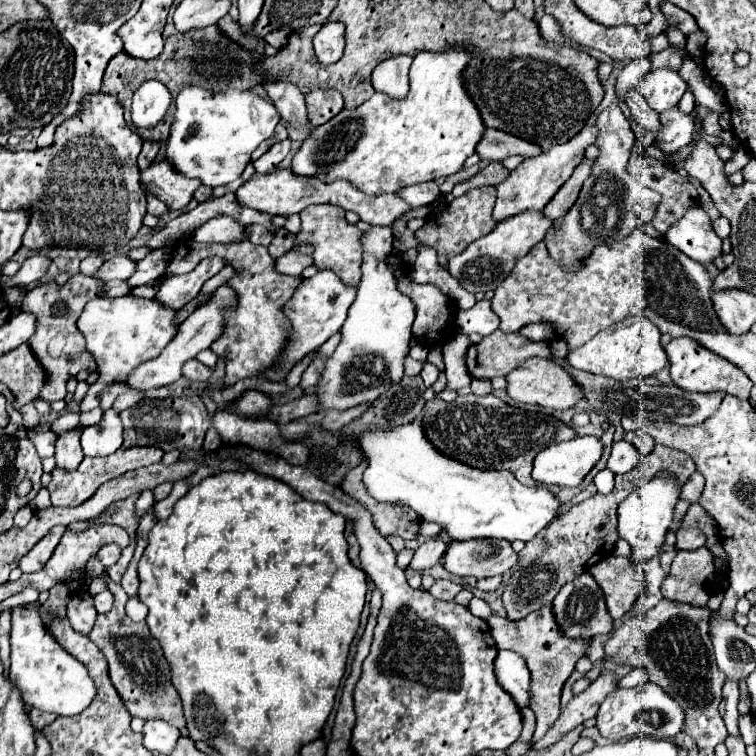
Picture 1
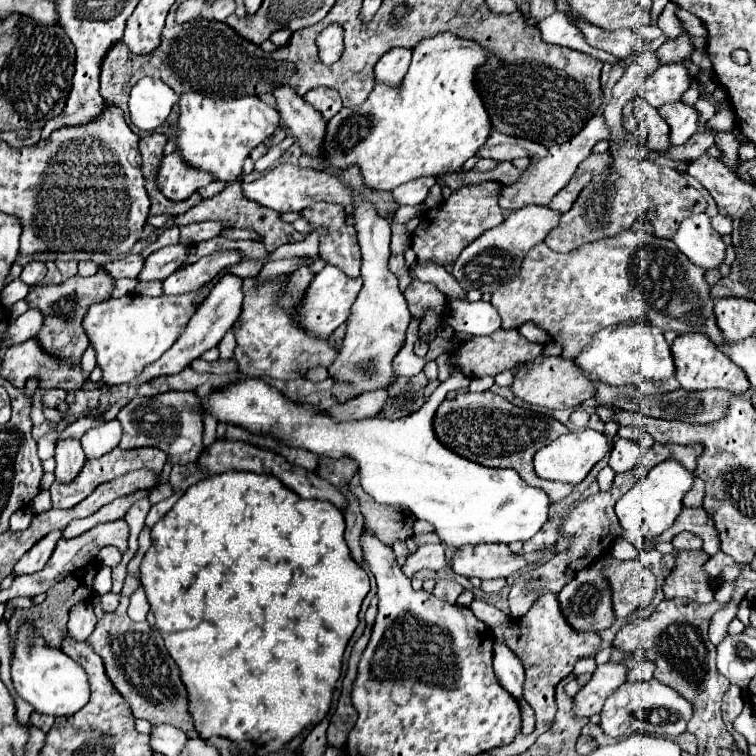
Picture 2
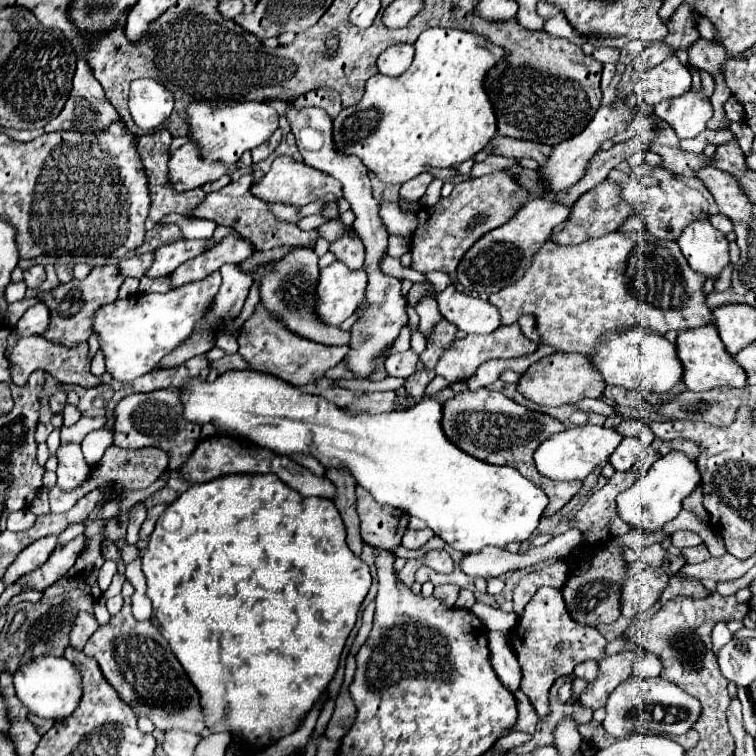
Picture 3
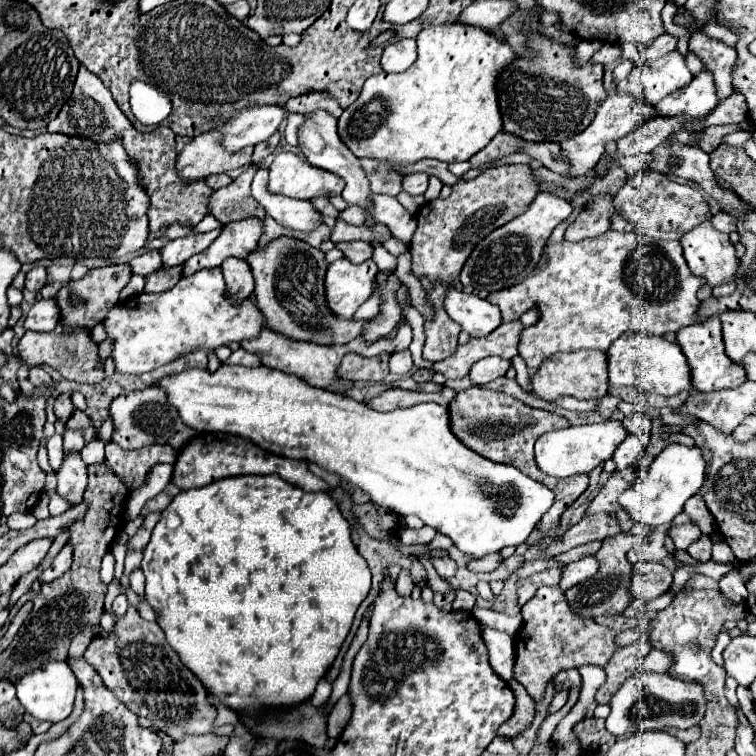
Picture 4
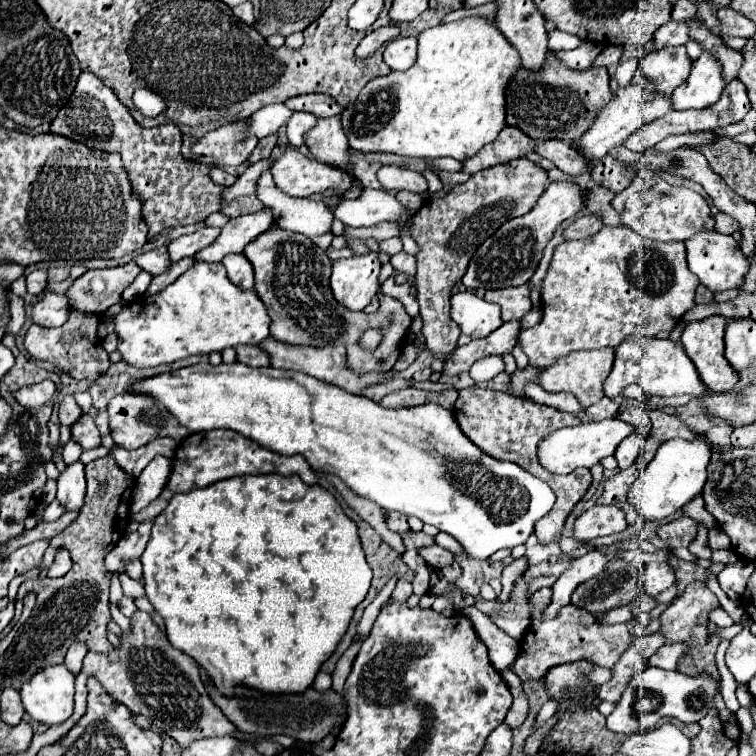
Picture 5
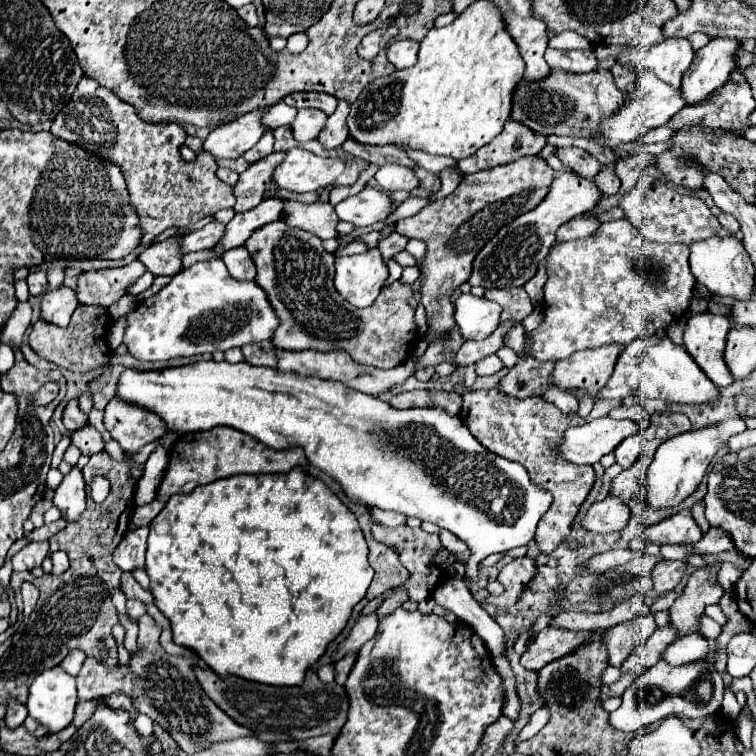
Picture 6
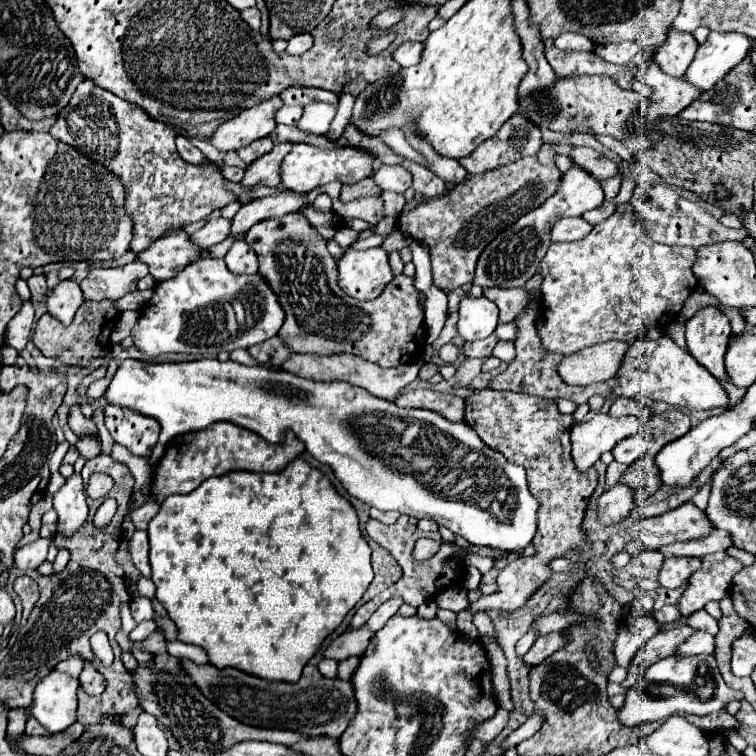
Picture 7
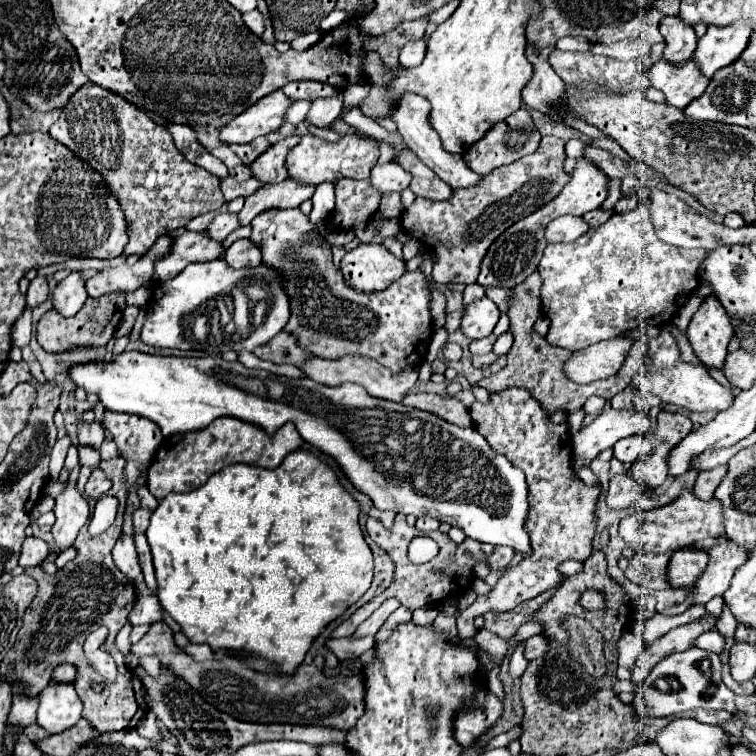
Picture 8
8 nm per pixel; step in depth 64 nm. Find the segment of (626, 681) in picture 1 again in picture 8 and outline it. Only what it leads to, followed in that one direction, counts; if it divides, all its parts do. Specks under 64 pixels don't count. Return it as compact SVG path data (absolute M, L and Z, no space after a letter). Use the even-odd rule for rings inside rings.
M708 630L708 632L704 632L704 634L700 634L696 640L694 640L694 644L692 644L694 648L700 648L700 650L708 650L708 652L722 652L722 648L724 648L724 638L716 632L716 630Z

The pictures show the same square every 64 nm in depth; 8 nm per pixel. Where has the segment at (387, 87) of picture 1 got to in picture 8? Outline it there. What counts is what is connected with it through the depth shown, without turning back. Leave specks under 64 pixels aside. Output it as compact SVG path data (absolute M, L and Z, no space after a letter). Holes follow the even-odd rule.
M416 40L416 42L408 42L402 50L400 50L400 66L402 68L412 68L416 64L420 64L420 60L424 60L424 48L426 42L424 40Z

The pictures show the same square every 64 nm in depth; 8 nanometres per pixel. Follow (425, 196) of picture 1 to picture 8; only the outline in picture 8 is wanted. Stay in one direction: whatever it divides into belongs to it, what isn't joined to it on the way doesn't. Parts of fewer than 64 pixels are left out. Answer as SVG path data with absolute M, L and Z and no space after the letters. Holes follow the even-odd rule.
M396 162L374 166L370 174L372 186L380 192L402 192L404 188L408 188L410 180L412 176L406 170L402 170Z

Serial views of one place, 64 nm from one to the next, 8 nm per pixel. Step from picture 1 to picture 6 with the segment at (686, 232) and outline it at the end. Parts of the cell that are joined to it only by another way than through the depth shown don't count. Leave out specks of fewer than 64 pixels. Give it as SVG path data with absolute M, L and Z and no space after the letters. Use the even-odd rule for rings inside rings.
M712 236L708 240L692 242L690 246L690 270L696 276L696 280L706 286L712 294L720 296L734 296L736 300L748 300L752 296L752 274L754 264L748 260L748 254L744 252L744 246L734 236Z

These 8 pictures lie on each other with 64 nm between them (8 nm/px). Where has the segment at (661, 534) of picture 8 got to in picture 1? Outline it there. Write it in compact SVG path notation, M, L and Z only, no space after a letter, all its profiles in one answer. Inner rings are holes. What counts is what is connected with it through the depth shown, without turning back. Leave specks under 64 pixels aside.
M680 528L676 532L676 548L678 550L692 550L706 544L706 534L698 528Z

